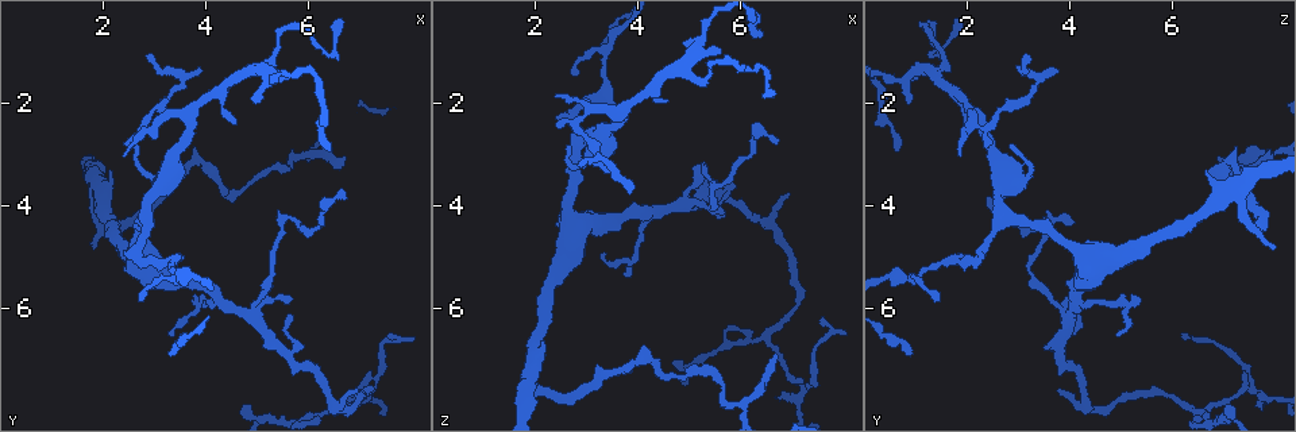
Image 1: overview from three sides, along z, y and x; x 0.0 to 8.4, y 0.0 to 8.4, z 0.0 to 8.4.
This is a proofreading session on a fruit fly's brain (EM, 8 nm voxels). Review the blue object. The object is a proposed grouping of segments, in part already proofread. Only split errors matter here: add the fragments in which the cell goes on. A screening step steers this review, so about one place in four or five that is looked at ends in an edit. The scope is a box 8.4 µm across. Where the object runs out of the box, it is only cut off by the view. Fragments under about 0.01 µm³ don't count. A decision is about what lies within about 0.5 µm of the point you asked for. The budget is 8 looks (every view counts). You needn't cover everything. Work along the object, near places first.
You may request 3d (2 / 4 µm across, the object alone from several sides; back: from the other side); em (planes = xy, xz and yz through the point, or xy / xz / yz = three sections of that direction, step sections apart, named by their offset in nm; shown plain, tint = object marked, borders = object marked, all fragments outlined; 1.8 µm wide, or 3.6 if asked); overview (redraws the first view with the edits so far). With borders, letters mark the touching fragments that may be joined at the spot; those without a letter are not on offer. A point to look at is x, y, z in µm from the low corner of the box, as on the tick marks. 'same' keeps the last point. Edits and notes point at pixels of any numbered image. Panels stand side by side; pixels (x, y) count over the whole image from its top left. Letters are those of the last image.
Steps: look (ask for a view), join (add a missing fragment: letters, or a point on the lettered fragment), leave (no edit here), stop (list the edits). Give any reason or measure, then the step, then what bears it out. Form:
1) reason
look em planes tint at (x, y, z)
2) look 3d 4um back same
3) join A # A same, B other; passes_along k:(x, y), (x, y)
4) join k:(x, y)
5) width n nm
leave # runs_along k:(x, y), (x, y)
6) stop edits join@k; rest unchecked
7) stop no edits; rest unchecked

side arm on a straight run
look 3d 4um back at (1.90, 3.75, 7.25)

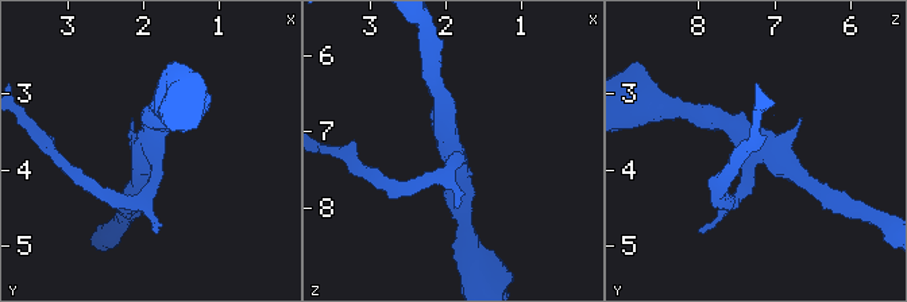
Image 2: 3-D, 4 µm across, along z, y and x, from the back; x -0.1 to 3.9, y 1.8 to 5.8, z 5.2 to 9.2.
shape alone is not enough
look em planes tint at (1.95, 3.70, 7.20)

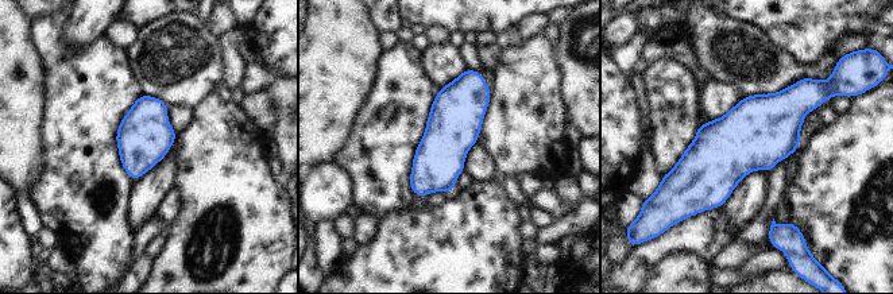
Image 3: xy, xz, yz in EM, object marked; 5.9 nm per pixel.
see the neighbours
look em planes borders same

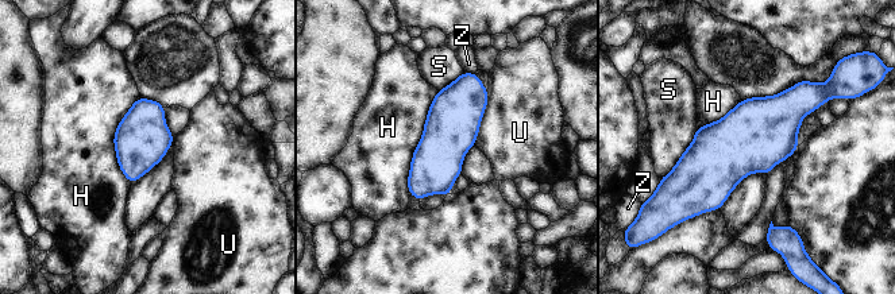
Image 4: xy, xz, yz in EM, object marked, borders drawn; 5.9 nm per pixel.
longest_contact H 650 nm
leave # H other, S other, U other, Z other; border 4:(487, 91), (486, 109), (474, 144); no lettered fragment goes on from it

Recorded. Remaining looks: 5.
thin end
look 3d 2um at (6.70, 3.05, 6.90)

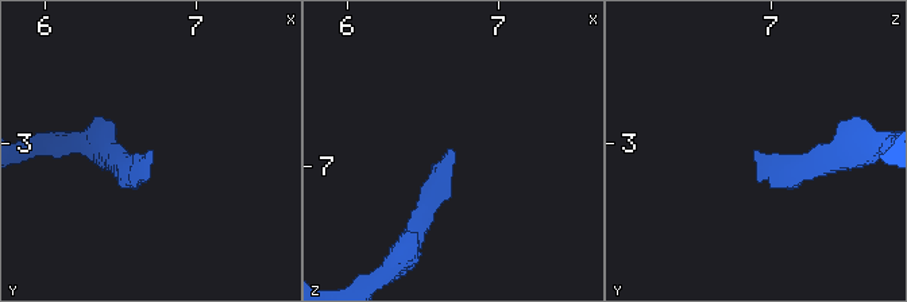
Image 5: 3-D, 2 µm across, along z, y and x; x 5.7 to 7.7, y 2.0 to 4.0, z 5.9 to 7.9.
now the EM
look em xy step 4 borders at (6.70, 3.06, 6.88)

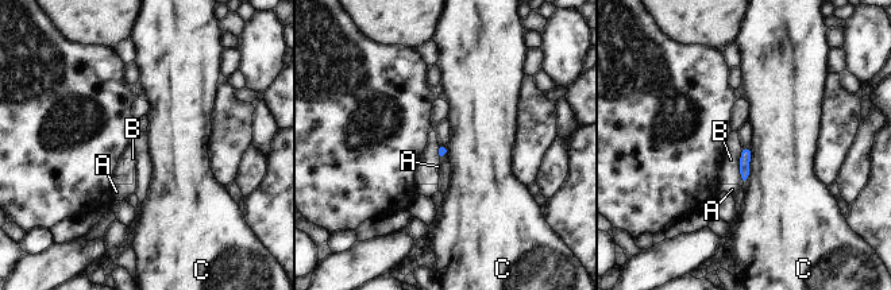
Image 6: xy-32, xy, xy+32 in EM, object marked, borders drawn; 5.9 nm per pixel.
look em planes borders same

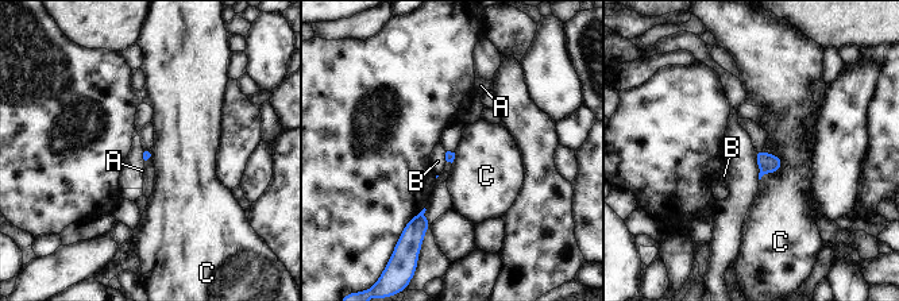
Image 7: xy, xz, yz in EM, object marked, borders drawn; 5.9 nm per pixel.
longest_contact C 190 nm
leave # A other, B other, C other; no lettered fragment goes on from it

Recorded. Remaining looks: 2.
an open end
look 3d 4um at (4.90, 2.00, 0.80)

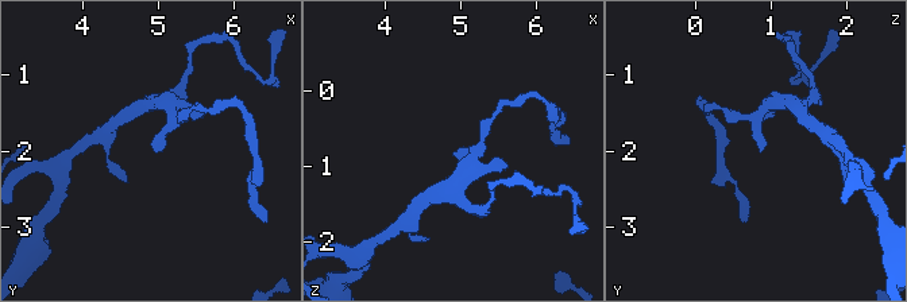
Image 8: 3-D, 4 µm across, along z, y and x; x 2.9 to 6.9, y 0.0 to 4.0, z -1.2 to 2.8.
look em planes borders at (4.95, 2.05, 0.80)

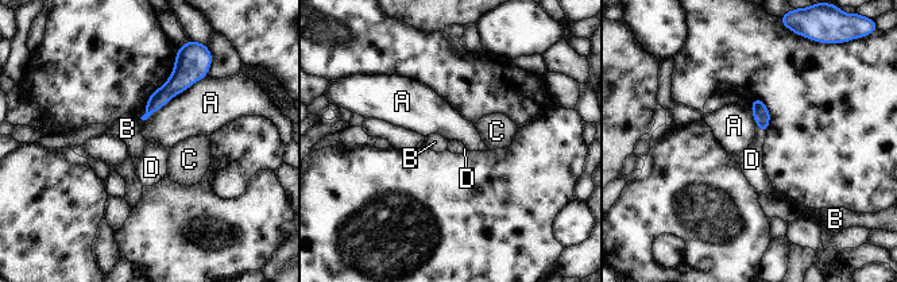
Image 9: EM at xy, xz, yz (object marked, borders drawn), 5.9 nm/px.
longest_contact A 480 nm
join D # A other, B other, C other, D same; the cell continues

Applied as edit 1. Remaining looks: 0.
stop edits join@9; rest unchecked

